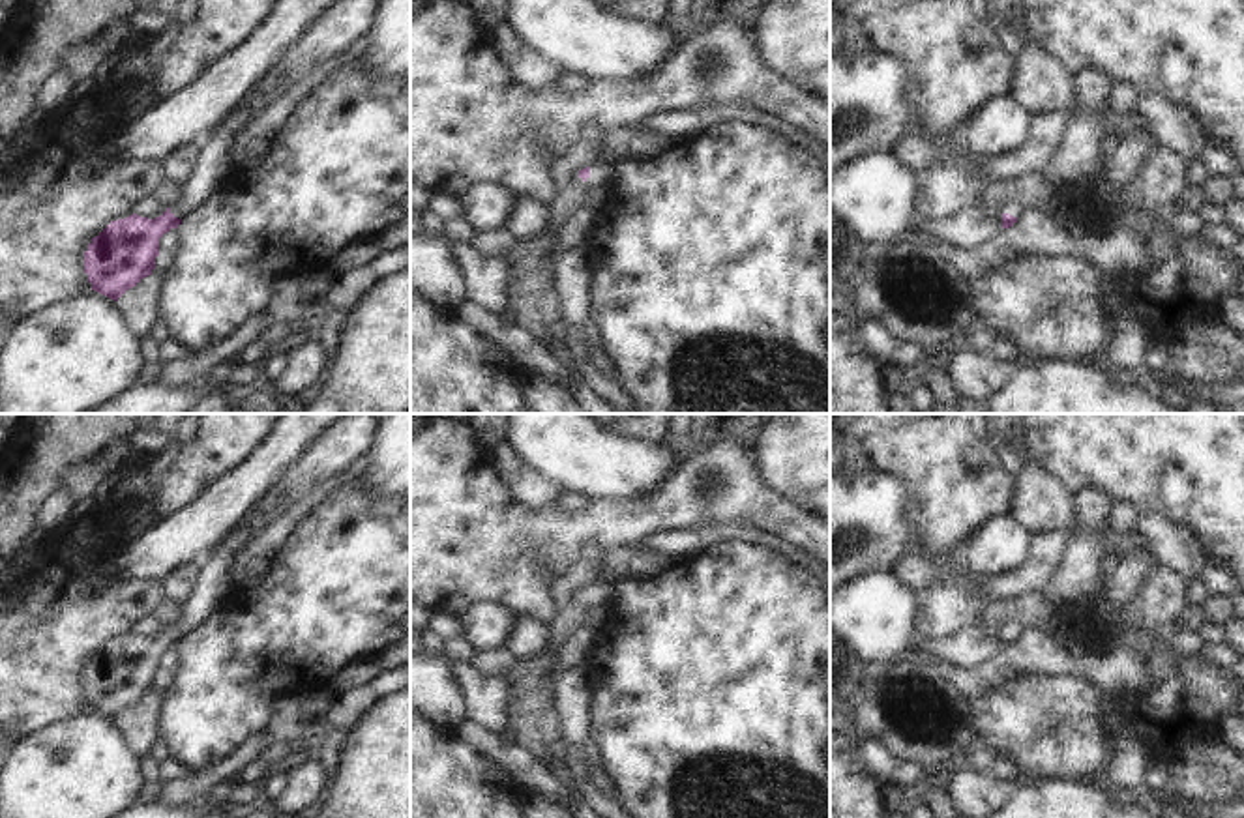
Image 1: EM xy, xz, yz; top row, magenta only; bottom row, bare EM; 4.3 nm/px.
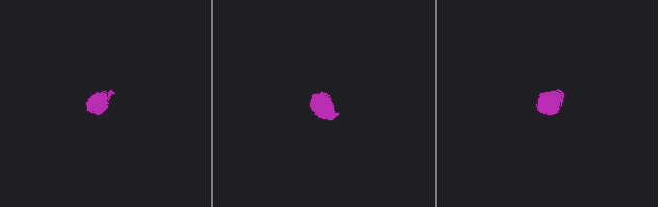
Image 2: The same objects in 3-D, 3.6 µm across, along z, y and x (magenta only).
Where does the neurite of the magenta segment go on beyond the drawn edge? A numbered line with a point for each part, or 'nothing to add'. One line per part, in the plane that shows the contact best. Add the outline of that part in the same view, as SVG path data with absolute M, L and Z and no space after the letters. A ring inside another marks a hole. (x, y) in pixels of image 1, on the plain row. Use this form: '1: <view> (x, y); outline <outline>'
1: xz (602, 594); outline M603 580L590 584L590 593L586 597L586 603L592 608L605 608L609 610L616 597L616 582L615 580Z

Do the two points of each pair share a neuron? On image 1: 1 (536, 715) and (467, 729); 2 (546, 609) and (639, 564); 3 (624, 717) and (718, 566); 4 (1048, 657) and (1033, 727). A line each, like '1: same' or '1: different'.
1: different
2: different
3: same
4: different

